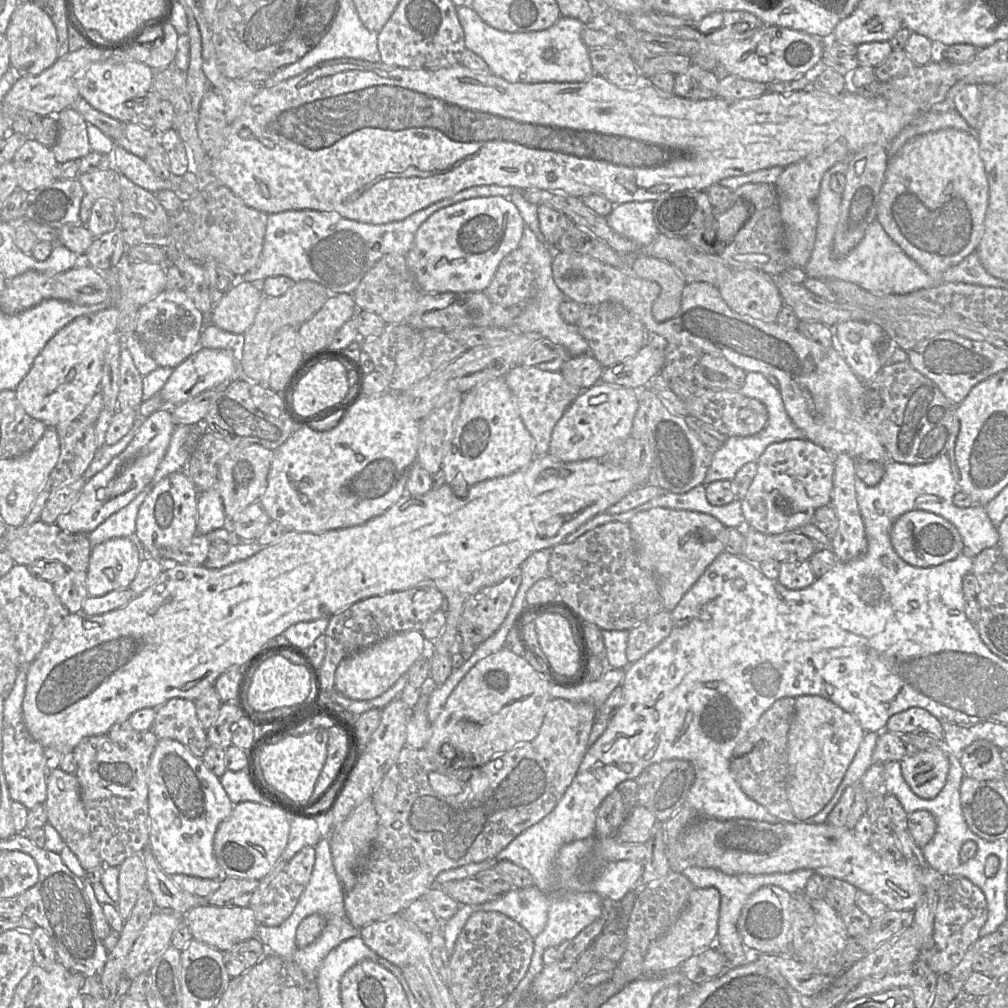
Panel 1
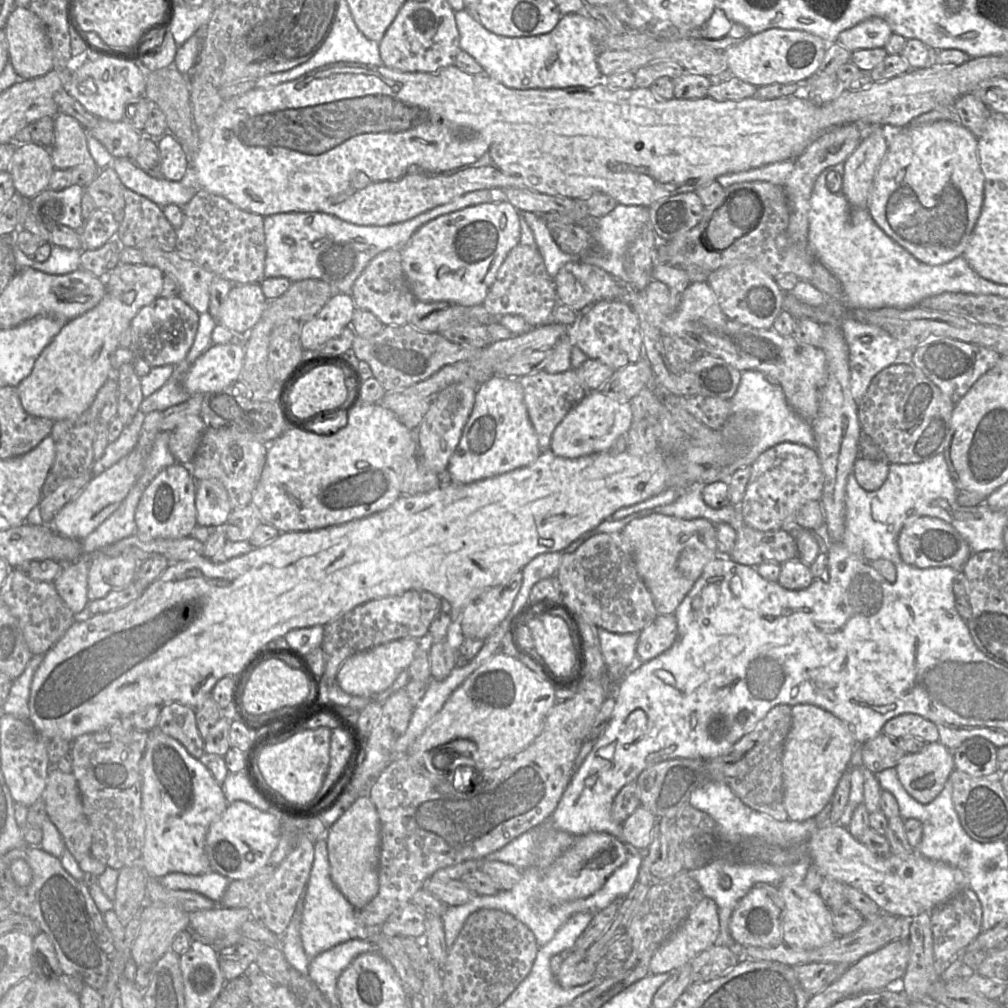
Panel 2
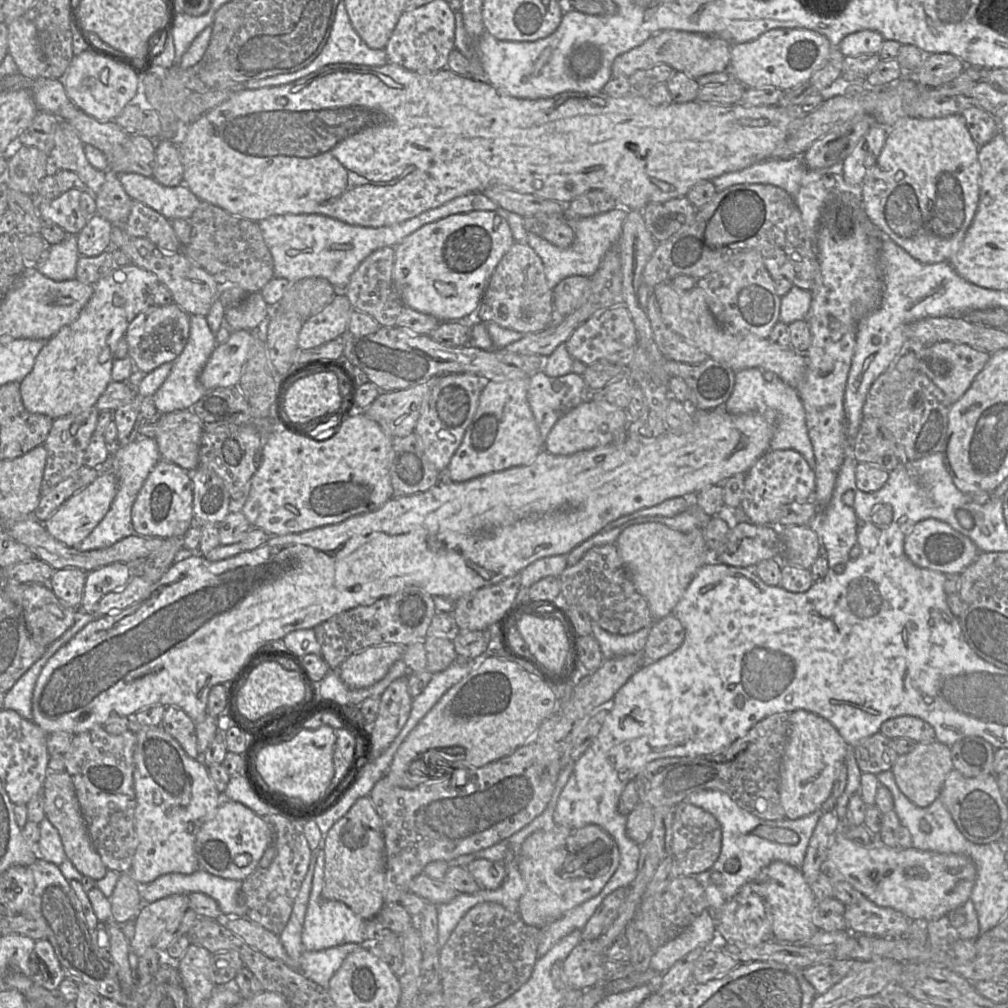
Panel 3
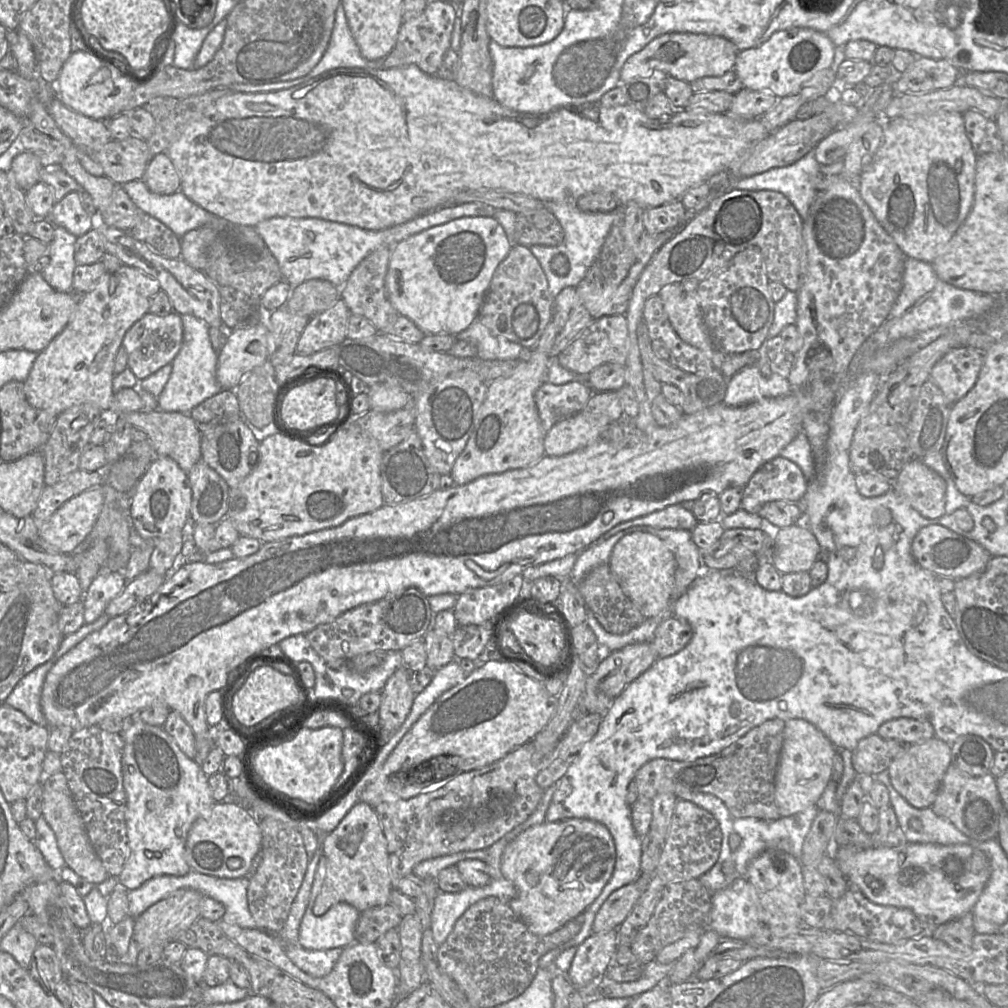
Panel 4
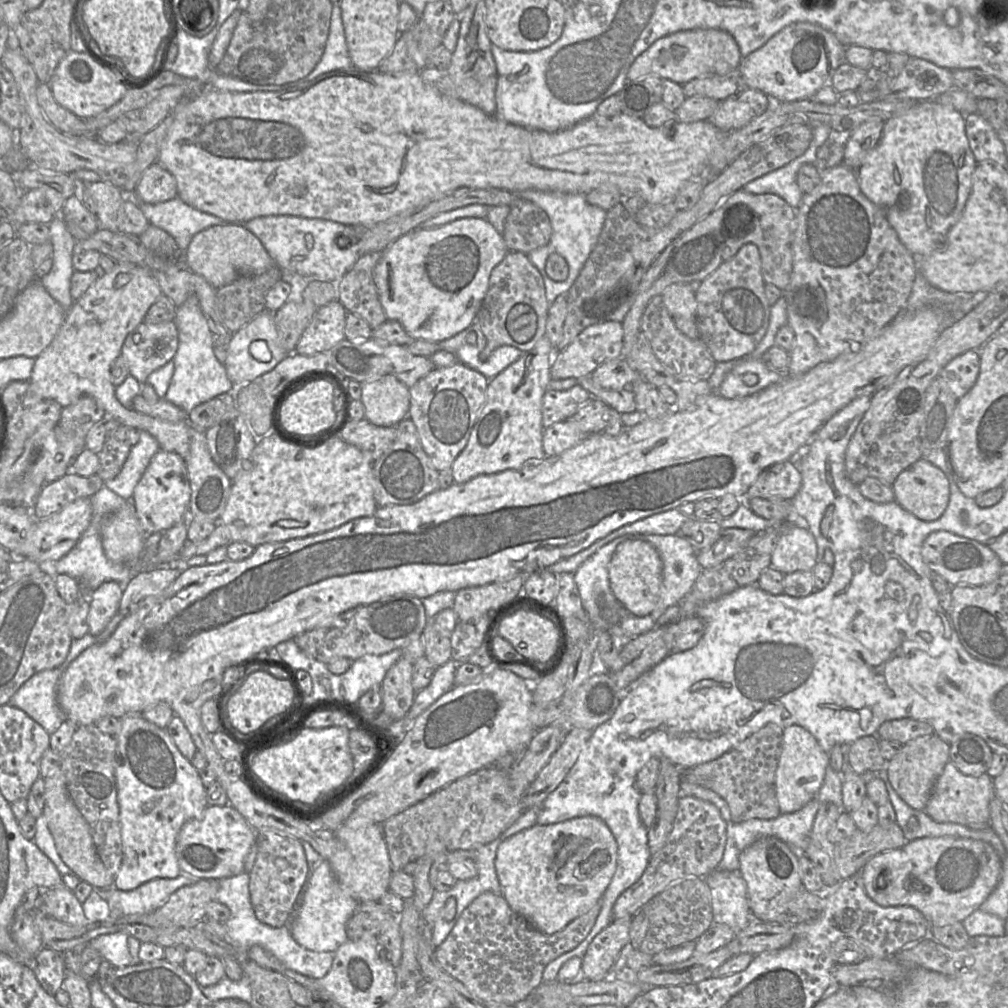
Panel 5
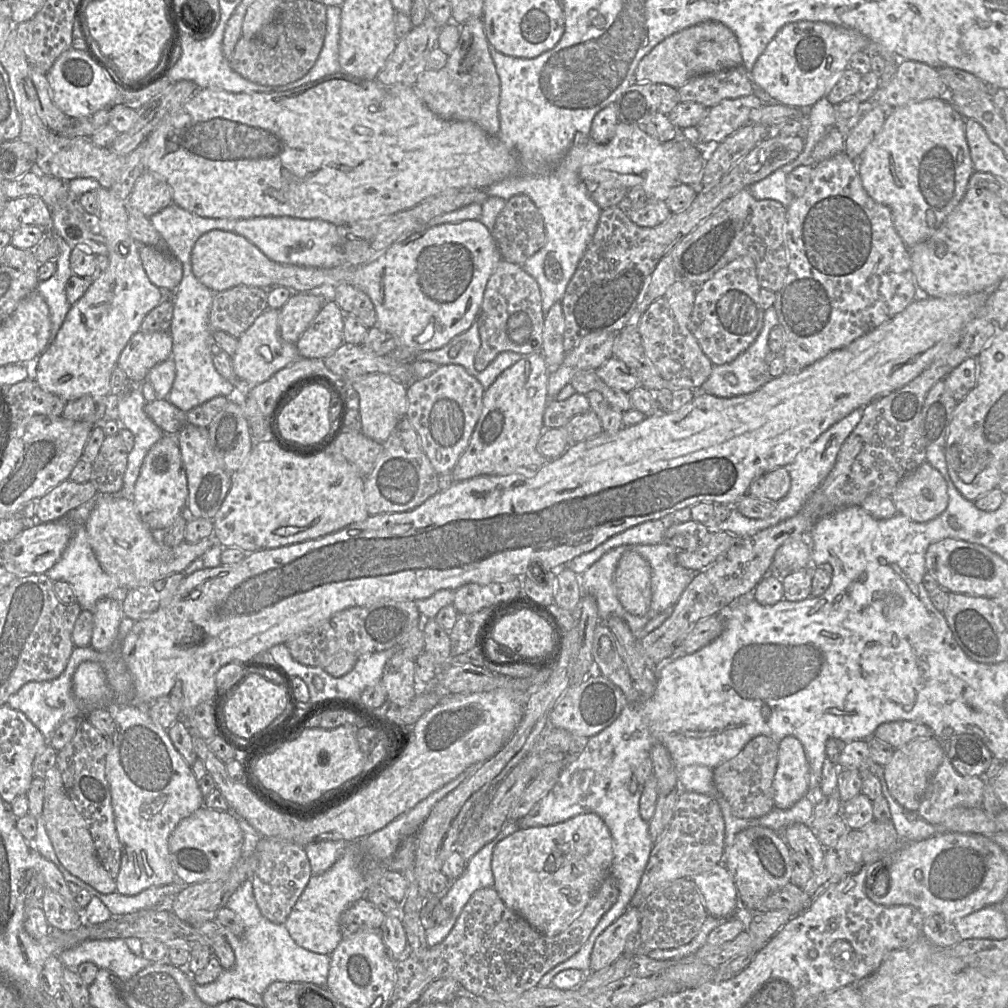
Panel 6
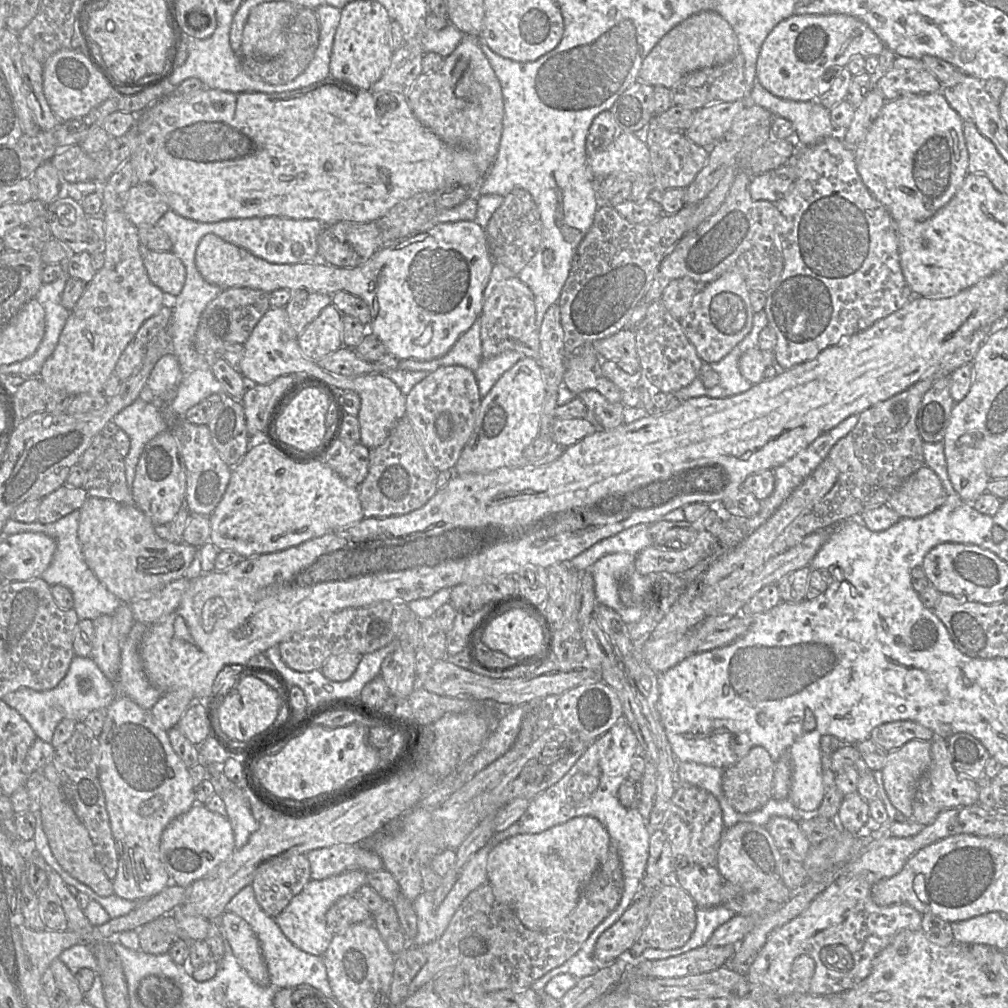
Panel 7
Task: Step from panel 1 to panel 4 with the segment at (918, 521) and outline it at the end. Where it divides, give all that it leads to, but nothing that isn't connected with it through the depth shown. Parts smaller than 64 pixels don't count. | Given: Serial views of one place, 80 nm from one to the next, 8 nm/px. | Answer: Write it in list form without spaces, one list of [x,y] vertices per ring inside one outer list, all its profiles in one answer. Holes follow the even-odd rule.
[[[938,524],[925,526],[918,531],[911,545],[911,553],[922,568],[936,576],[949,577],[953,580],[984,571],[992,557],[975,541]]]

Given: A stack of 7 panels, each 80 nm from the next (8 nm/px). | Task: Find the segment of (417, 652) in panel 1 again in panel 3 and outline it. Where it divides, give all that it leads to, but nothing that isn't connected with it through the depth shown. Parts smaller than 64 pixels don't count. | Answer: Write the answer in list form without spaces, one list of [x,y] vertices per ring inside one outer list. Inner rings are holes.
[[[383,644],[368,647],[347,657],[337,669],[341,680],[351,689],[363,689],[382,680],[391,666],[403,658],[405,647]]]

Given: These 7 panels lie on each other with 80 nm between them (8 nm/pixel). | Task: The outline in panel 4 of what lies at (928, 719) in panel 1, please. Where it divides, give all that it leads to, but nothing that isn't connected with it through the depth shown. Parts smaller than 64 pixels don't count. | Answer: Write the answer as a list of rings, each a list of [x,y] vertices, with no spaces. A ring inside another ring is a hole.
[[[897,718],[883,723],[876,732],[884,740],[901,740],[916,744],[932,739],[934,727],[913,718]]]

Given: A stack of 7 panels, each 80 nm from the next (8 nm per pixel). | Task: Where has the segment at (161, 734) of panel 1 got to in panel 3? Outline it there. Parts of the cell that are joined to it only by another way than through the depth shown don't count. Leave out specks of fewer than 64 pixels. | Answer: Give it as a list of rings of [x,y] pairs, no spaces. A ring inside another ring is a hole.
[[[168,706],[160,725],[192,759],[201,759],[197,749],[196,725],[180,708]]]

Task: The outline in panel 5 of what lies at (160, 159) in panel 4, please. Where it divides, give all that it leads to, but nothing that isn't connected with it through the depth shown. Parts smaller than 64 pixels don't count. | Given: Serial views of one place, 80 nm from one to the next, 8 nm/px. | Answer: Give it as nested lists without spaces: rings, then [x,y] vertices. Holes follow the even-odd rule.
[[[158,161],[142,174],[135,188],[135,197],[149,204],[166,202],[177,197],[175,177]]]

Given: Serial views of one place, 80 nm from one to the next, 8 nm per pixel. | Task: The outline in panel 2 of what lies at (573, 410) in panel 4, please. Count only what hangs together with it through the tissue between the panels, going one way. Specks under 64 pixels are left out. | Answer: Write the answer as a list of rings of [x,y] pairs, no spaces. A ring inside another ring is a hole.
[[[574,369],[551,374],[540,370],[533,374],[518,378],[522,389],[523,399],[529,419],[538,437],[541,452],[550,450],[551,438],[554,429],[565,415],[578,404],[589,392]]]

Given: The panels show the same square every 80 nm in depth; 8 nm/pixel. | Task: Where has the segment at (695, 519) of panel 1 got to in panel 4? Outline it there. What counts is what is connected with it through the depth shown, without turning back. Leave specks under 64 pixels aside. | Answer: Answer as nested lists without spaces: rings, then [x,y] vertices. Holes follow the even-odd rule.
[[[642,531],[623,536],[614,546],[608,564],[624,594],[645,618],[672,608],[676,560],[659,537]]]

